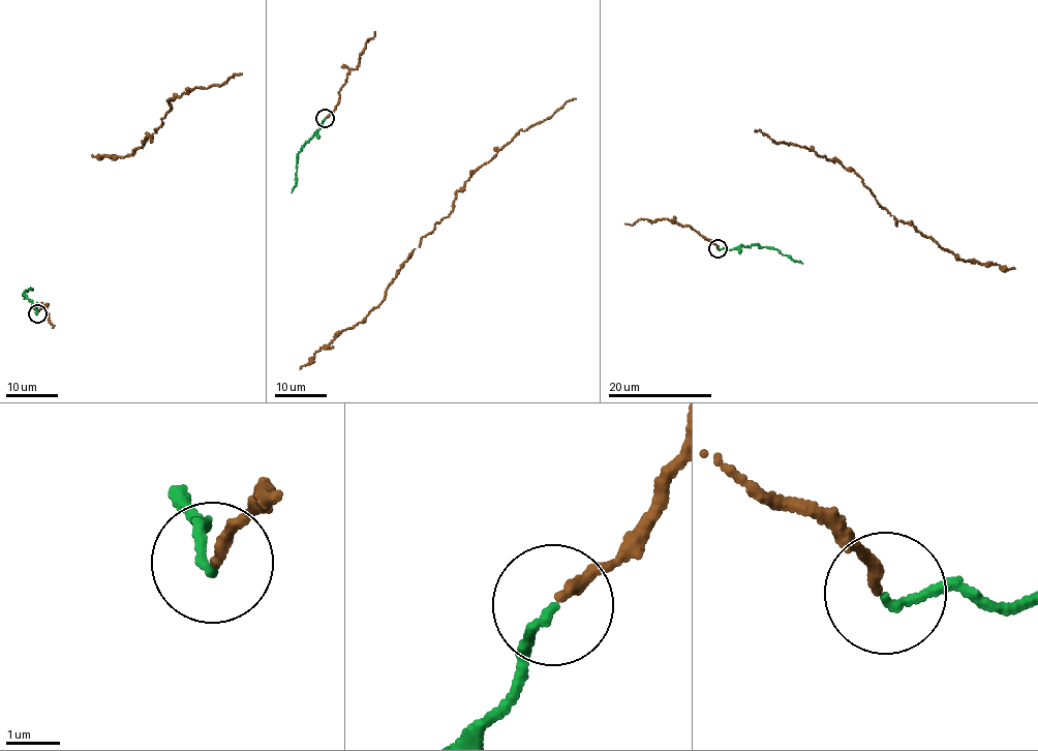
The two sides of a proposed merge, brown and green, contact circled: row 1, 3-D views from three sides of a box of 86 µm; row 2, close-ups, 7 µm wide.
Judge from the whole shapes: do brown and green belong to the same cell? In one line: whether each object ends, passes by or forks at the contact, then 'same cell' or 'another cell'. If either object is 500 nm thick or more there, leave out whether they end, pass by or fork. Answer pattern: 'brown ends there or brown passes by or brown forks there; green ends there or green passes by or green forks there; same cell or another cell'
brown ends there; green ends there; same cell

